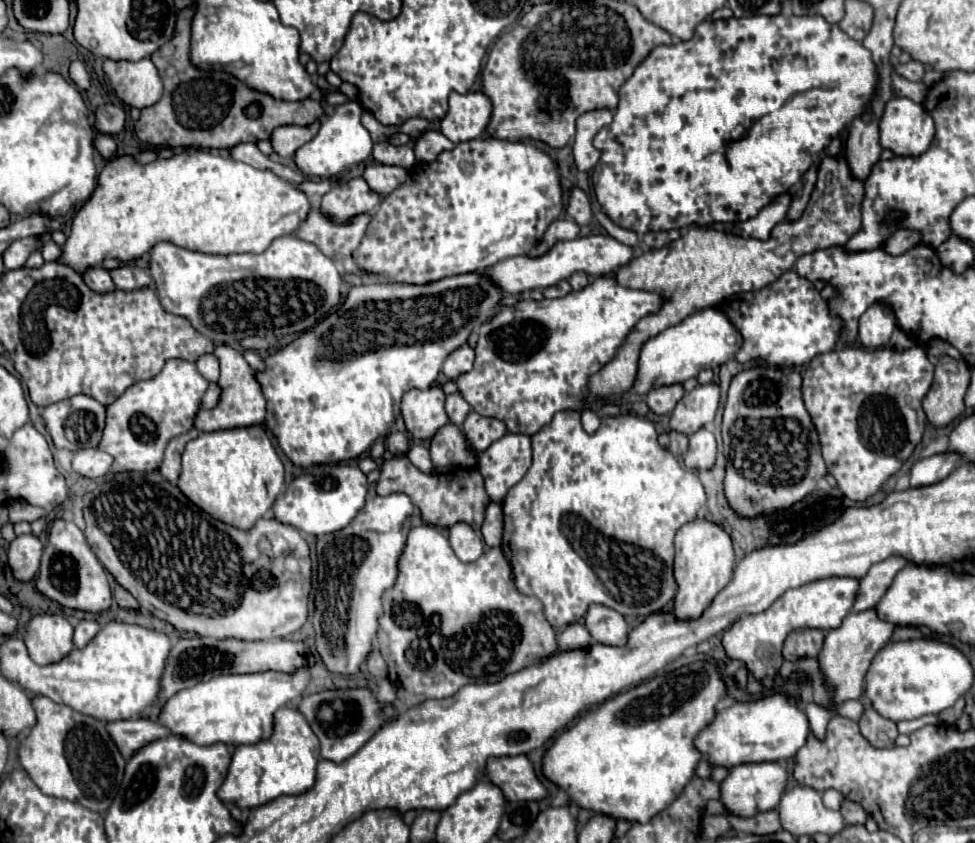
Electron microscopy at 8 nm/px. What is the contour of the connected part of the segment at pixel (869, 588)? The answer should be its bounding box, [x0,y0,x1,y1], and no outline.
[852,556,906,610]

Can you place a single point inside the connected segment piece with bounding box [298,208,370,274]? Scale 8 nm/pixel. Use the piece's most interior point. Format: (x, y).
(338, 241)

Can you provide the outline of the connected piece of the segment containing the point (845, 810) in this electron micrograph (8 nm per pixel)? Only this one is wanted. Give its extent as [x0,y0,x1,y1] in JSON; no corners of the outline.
[840,802,866,826]

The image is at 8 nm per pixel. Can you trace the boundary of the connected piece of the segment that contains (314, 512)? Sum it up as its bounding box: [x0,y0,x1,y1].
[272,466,366,536]

